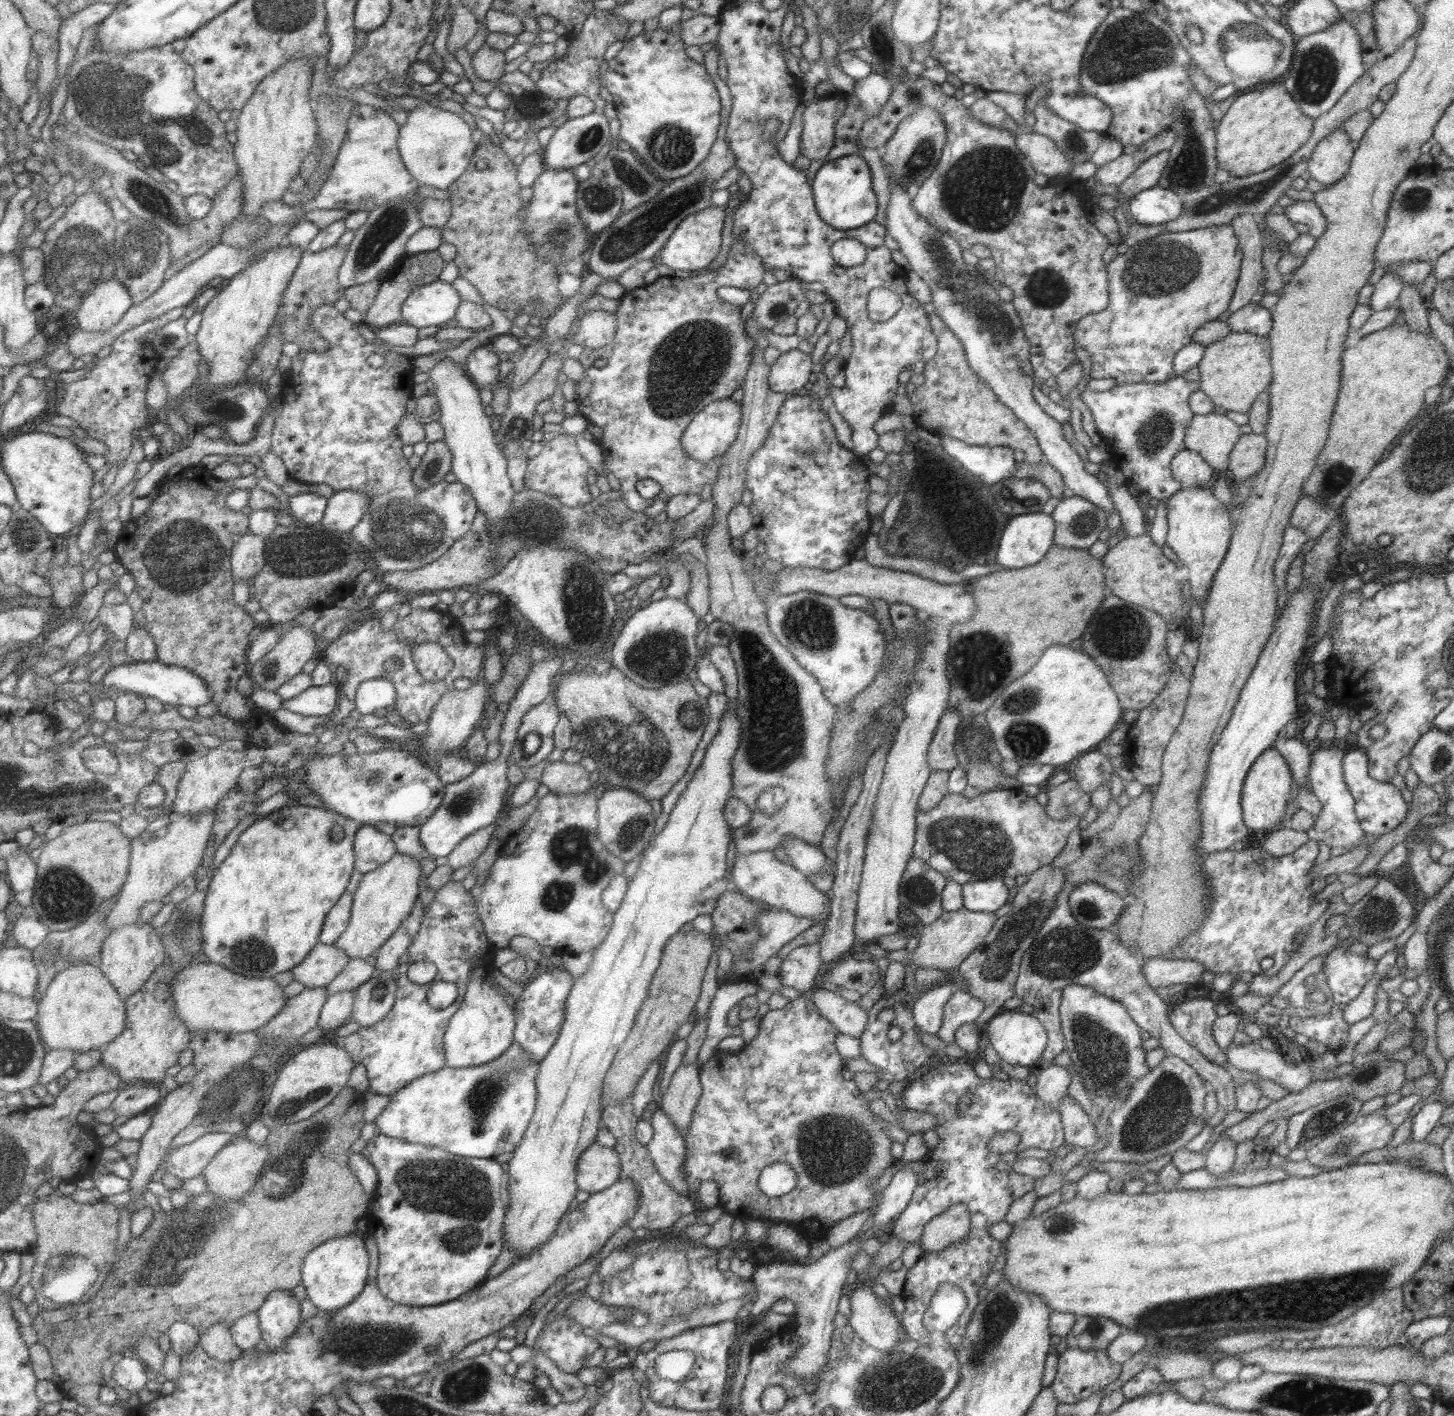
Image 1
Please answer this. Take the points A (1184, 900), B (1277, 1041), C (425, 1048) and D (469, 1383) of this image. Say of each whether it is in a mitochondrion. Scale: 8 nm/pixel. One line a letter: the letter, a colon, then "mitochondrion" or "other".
A: other
B: other
C: other
D: mitochondrion

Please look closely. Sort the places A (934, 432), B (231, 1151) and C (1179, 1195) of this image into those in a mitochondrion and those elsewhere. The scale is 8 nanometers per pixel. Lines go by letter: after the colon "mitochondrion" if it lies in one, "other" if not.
A: other
B: other
C: other

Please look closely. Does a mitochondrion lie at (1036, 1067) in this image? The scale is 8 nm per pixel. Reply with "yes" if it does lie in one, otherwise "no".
no

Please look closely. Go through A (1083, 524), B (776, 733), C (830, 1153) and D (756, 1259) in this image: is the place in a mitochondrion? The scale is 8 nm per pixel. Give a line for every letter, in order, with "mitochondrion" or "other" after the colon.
A: mitochondrion
B: mitochondrion
C: mitochondrion
D: other

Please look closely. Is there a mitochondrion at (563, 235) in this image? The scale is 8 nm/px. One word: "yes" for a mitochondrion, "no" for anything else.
yes

